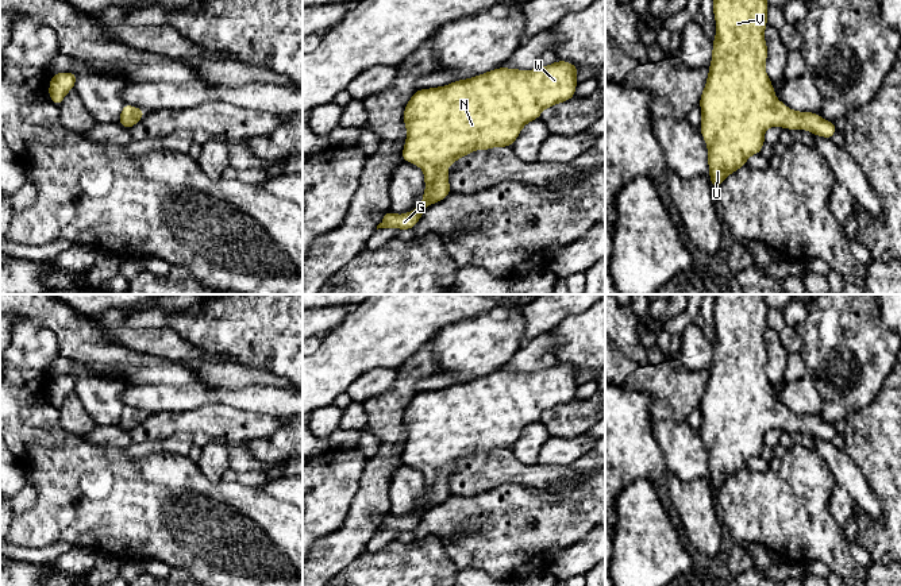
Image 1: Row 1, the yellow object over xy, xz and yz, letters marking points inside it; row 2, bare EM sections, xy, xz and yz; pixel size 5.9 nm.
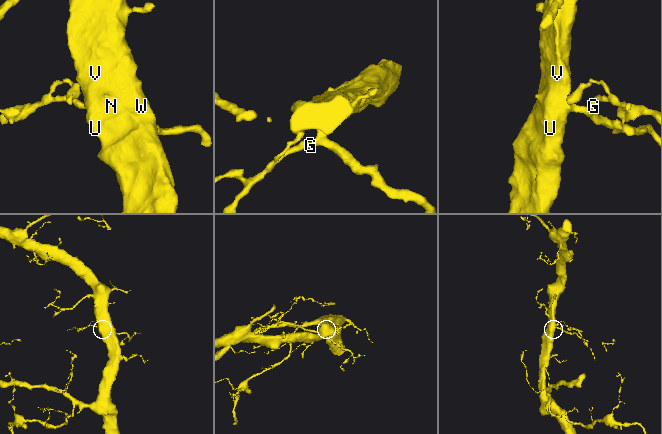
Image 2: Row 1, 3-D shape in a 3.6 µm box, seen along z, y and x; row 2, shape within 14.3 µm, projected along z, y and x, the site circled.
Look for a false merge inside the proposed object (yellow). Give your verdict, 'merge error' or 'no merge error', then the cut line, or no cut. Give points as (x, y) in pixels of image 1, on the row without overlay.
no merge error; cut none

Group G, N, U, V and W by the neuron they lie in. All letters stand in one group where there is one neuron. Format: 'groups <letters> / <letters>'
groups G N U V W

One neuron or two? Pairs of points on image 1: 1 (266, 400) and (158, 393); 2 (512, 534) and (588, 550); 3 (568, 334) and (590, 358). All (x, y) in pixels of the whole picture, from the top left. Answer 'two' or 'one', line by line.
1: one
2: two
3: one

